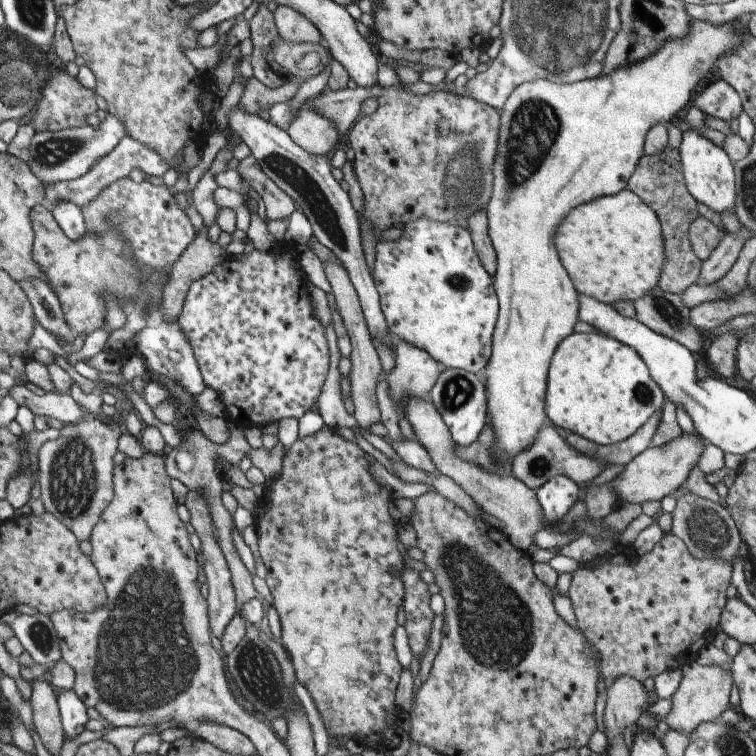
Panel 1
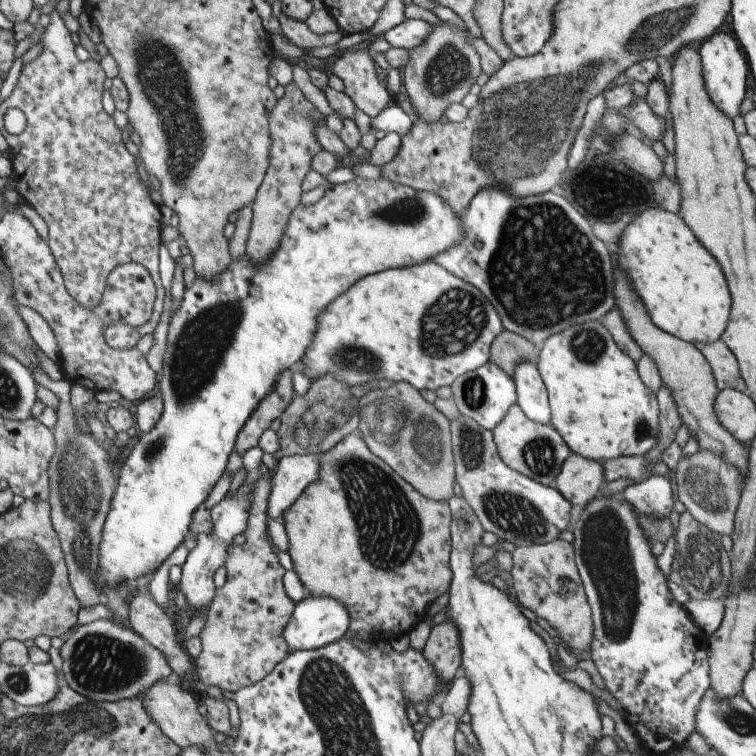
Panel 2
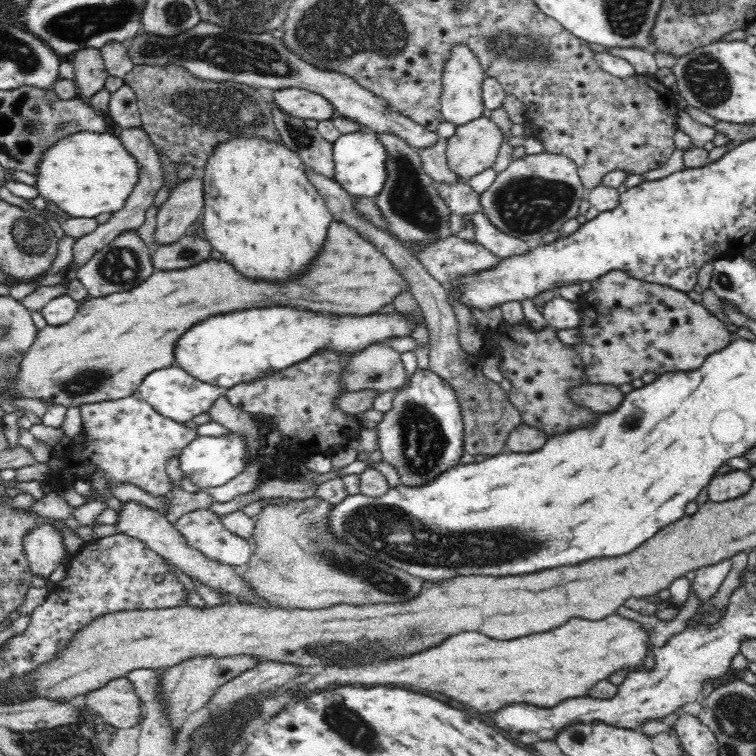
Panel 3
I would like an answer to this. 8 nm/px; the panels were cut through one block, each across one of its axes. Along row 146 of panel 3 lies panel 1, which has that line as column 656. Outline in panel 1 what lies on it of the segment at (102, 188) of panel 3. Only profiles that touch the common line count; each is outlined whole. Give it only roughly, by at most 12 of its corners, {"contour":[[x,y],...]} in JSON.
{"contour":[[734,21],[500,110],[486,211],[494,464],[548,423],[579,294],[568,212],[625,190]]}

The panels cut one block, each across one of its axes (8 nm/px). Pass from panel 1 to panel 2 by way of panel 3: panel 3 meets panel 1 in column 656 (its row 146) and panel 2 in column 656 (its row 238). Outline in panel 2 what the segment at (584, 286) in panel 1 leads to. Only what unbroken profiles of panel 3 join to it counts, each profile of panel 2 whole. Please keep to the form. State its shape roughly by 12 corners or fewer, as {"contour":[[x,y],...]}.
{"contour":[[658,206],[620,238],[652,322],[692,343],[726,330],[720,264]]}

